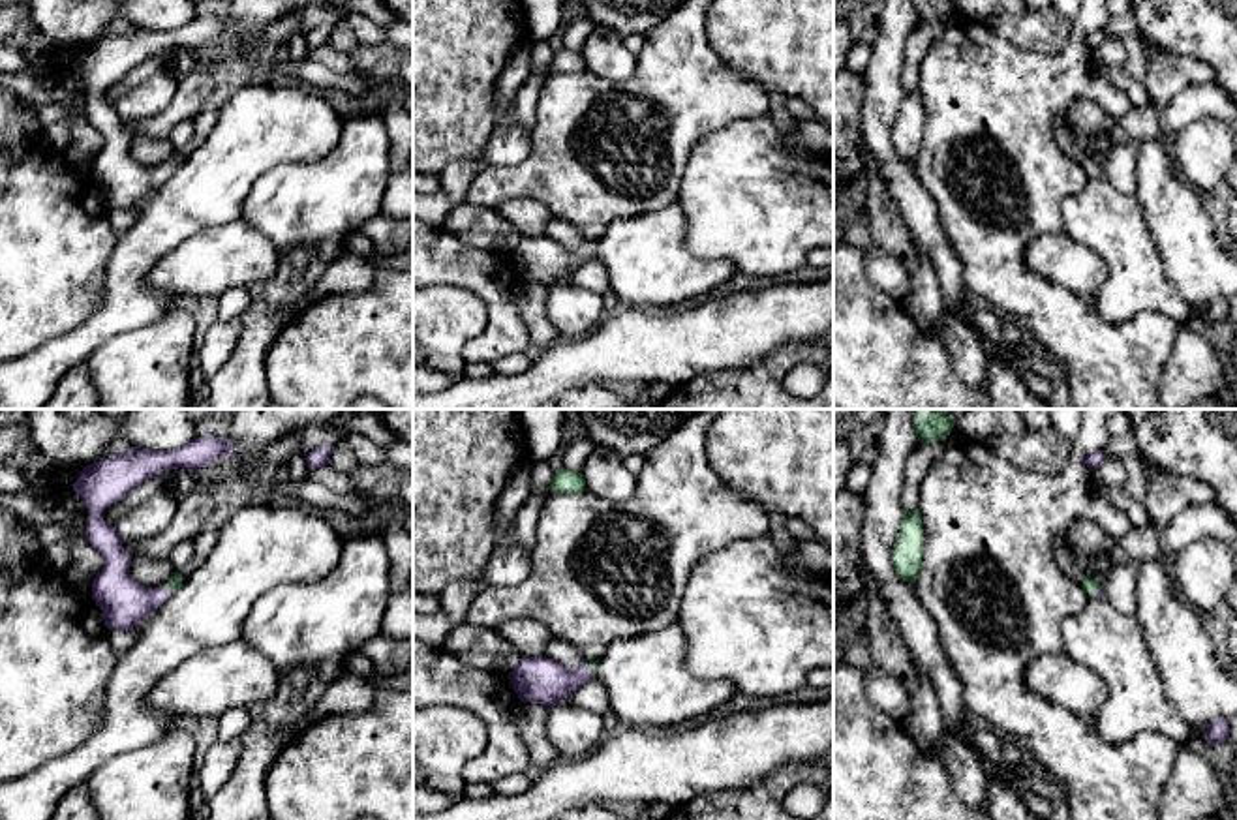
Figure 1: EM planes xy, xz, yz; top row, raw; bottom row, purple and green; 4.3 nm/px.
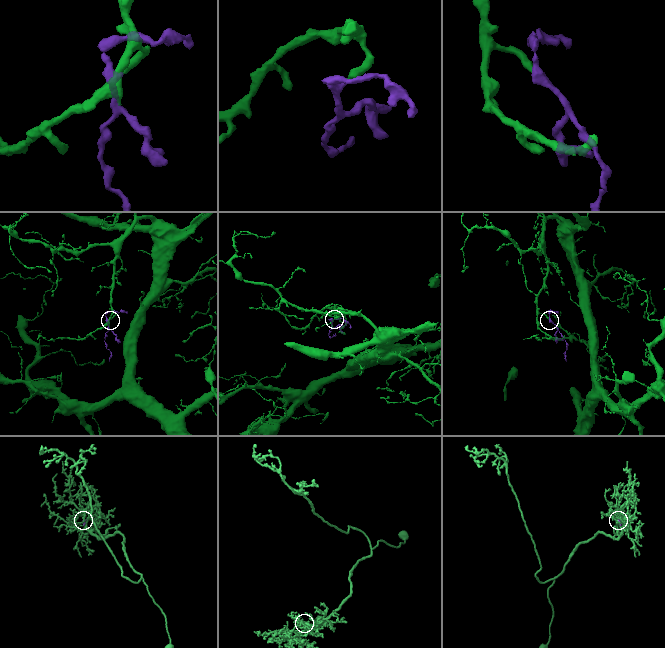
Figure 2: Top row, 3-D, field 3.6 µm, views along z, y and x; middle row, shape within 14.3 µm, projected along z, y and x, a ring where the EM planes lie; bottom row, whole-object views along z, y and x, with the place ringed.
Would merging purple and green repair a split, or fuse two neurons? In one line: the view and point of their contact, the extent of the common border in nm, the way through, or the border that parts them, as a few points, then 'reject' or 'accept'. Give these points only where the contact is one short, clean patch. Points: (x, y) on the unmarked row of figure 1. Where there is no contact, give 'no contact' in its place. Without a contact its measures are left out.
xz (588, 248) | 50 nm | across xz (537, 259), (573, 259), (588, 248), (592, 244) | accept

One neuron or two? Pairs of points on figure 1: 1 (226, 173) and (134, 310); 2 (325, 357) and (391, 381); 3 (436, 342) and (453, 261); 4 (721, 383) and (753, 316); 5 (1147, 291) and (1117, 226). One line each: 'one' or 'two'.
1: one
2: one
3: two
4: two
5: one

